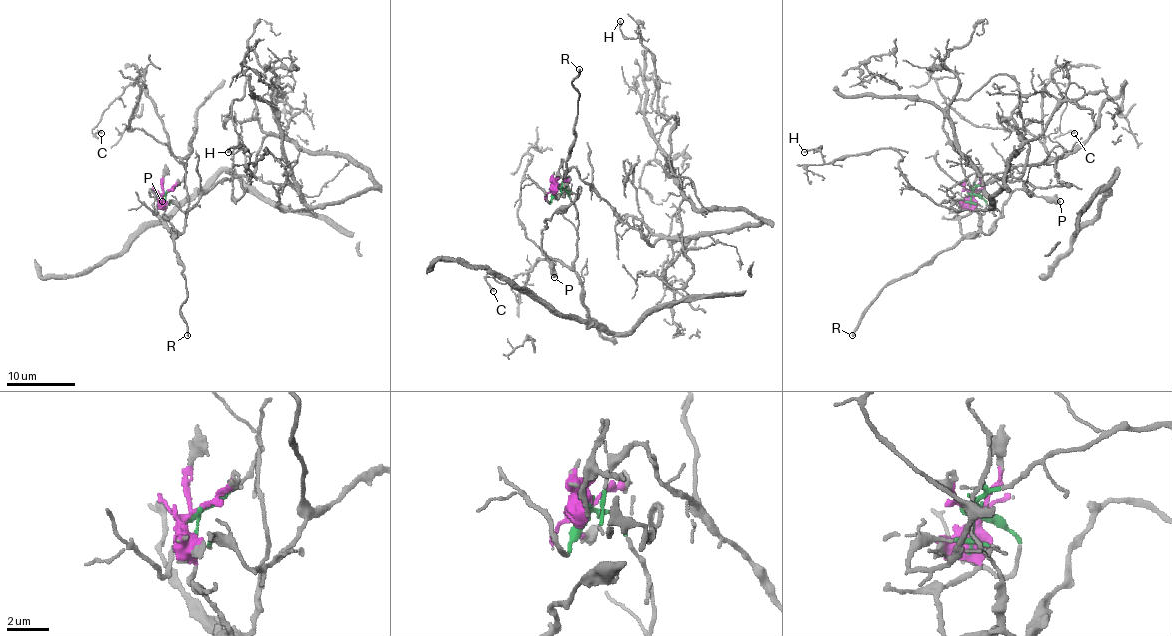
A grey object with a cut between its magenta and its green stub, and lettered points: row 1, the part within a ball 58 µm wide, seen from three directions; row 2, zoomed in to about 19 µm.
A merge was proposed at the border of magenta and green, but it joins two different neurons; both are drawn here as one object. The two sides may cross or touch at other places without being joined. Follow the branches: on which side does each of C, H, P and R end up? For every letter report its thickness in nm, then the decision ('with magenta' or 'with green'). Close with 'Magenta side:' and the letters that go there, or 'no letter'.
C: 200 nm | with green
H: 160 nm | with green
P: 380 nm | with magenta
R: 220 nm | with magenta
Magenta side: P, R

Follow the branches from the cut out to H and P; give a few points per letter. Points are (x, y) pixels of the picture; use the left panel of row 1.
H: (164, 194), (186, 211), (249, 177), (268, 135), (347, 154), (373, 185), (283, 211), (278, 161), (228, 152)
P: (164, 194), (160, 208), (178, 237), (183, 232), (179, 234), (157, 215), (150, 189), (150, 196), (162, 201)

